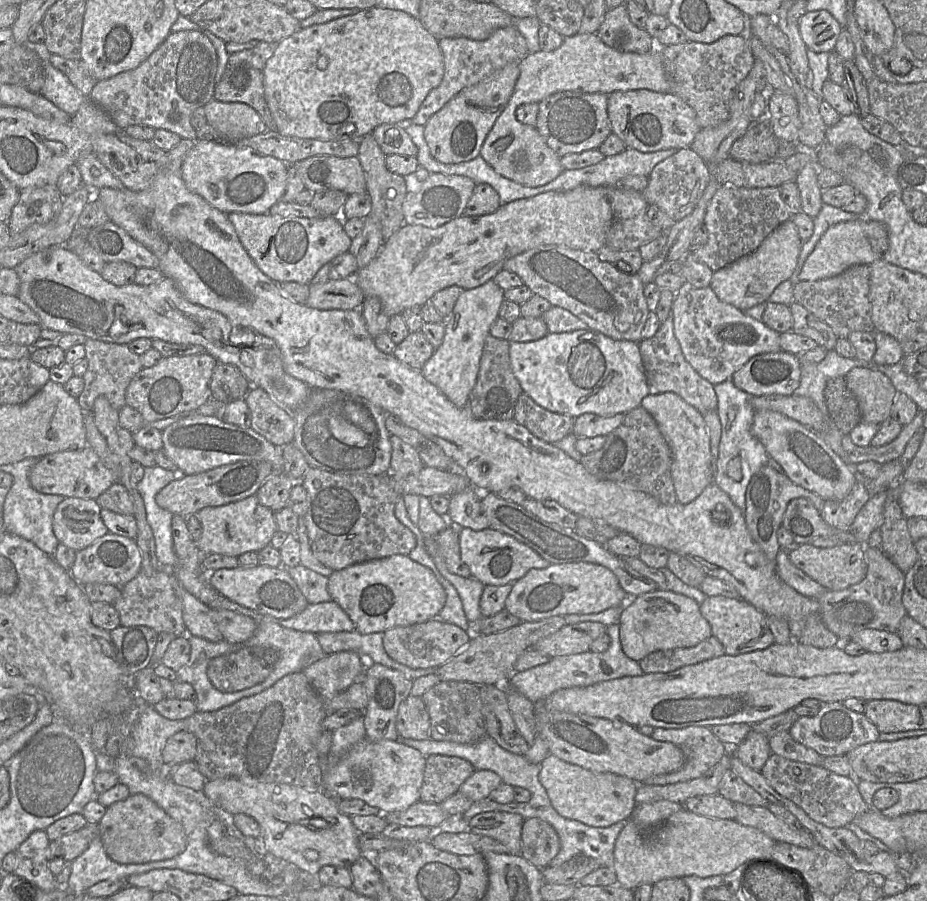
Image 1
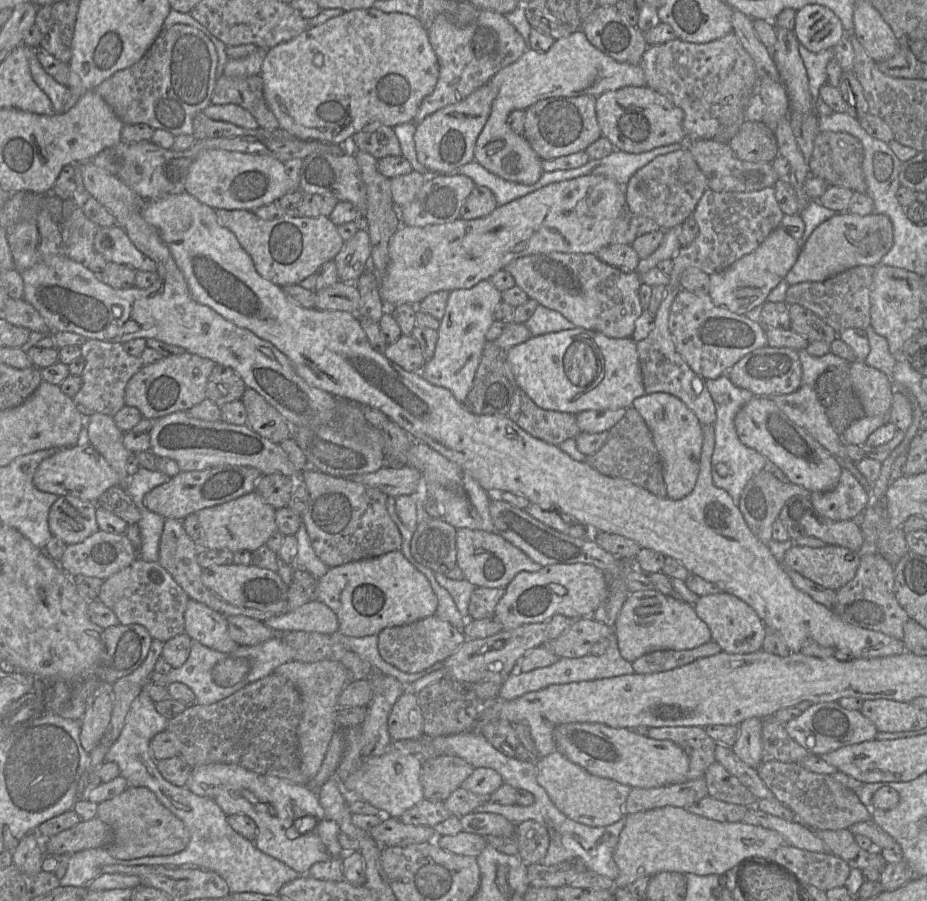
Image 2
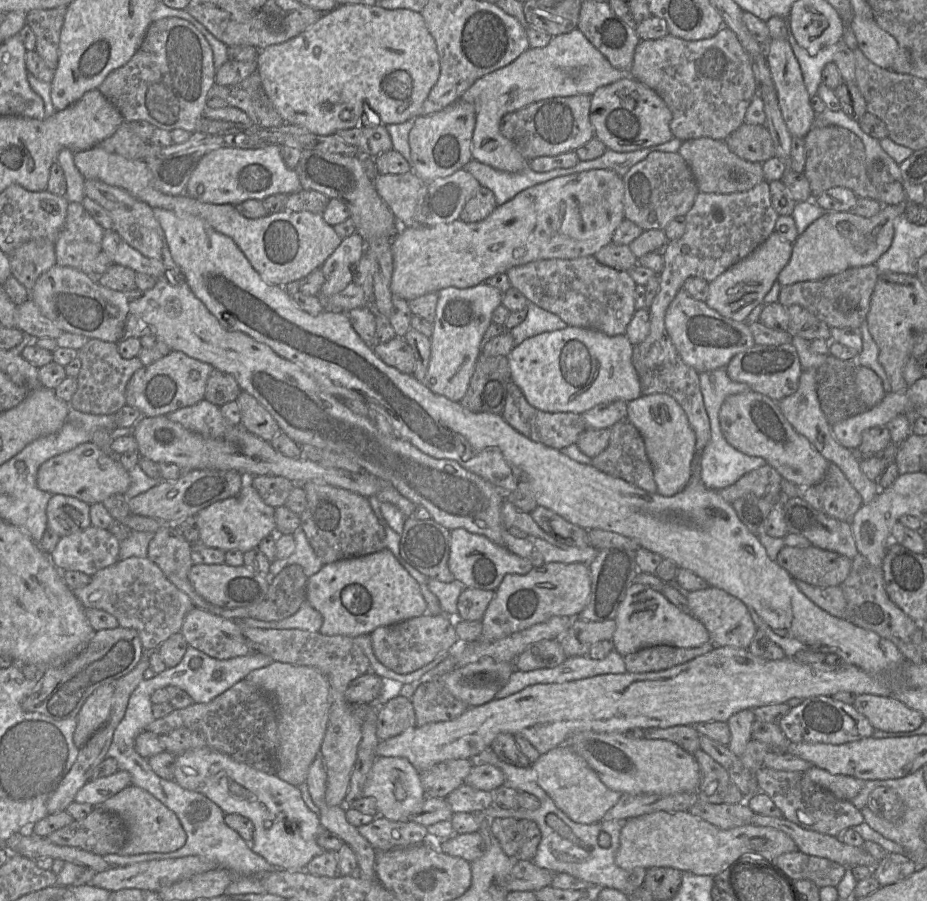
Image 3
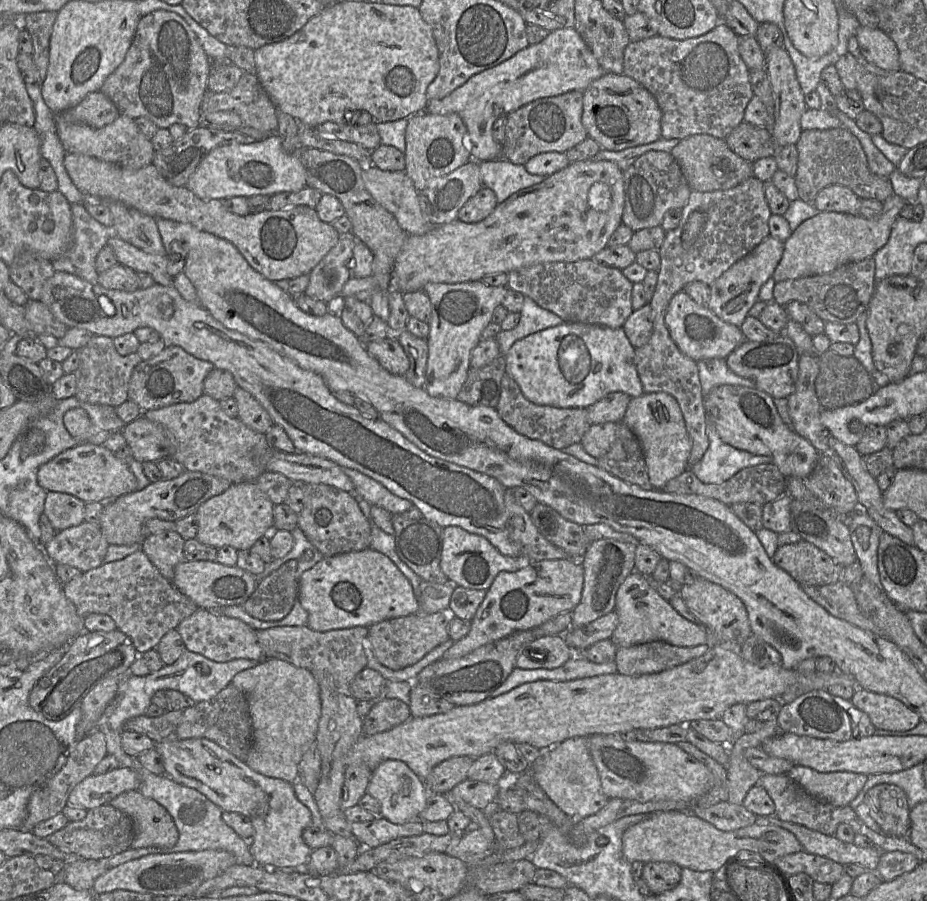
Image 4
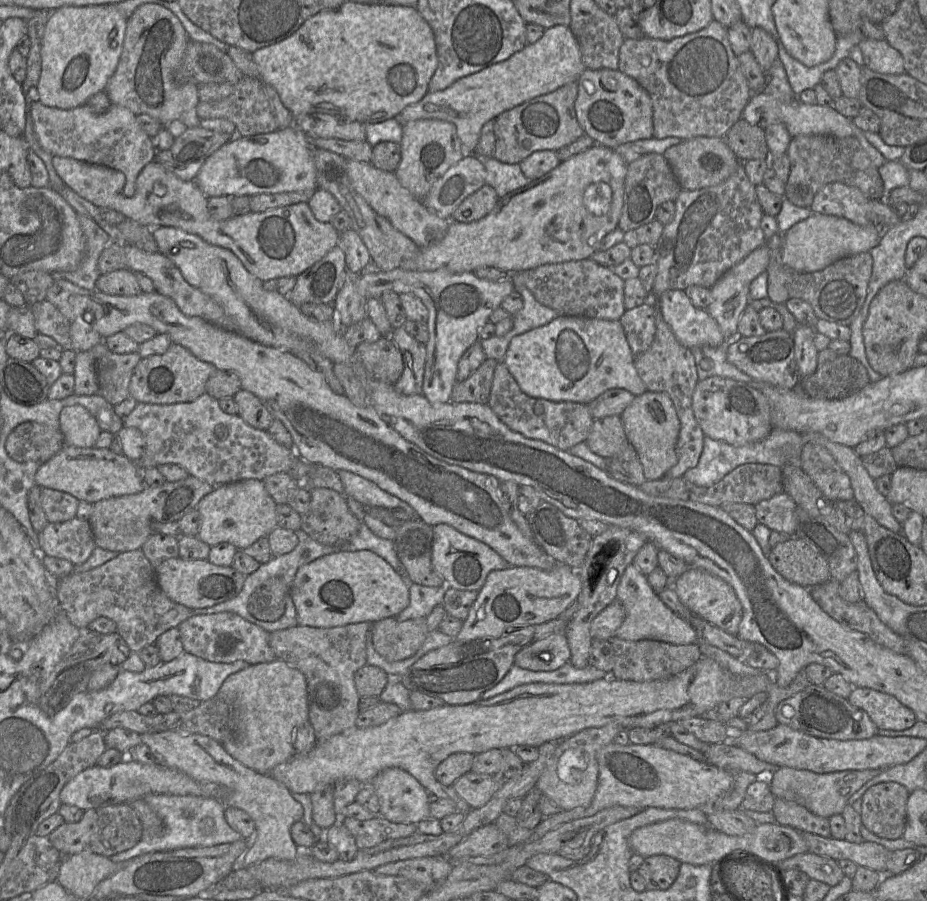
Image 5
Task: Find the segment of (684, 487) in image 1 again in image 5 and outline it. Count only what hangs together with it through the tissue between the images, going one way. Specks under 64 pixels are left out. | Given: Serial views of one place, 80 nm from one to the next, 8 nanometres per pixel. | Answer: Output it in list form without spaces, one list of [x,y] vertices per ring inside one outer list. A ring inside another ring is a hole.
[[[646,390],[632,400],[620,417],[627,439],[638,454],[646,480],[662,479],[678,461],[676,444],[680,421],[669,395]]]

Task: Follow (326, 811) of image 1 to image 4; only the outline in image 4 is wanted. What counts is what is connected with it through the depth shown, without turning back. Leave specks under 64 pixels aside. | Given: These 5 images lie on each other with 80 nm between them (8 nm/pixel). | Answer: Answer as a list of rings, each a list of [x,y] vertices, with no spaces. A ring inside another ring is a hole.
[[[205,738],[156,743],[155,749],[162,758],[166,776],[178,784],[196,789],[223,811],[239,813],[250,818],[254,837],[251,844],[248,841],[248,845],[258,866],[272,869],[303,869],[307,866],[313,850],[303,841],[302,833],[312,825],[312,815],[297,799],[293,784],[255,772],[245,761],[239,760],[223,747]]]

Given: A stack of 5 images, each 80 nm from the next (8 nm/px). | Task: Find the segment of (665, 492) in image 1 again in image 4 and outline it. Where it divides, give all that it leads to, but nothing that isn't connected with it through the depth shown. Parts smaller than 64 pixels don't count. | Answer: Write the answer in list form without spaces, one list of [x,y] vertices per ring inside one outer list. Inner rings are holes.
[[[622,422],[617,423],[616,438],[609,451],[598,459],[598,467],[644,490],[653,490],[643,450],[638,438]]]

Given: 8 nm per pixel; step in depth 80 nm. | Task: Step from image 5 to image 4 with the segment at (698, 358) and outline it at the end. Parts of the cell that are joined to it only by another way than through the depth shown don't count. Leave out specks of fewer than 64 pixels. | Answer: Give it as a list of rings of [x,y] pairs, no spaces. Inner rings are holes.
[[[704,359],[697,361],[696,364],[703,398],[713,388],[720,385],[755,387],[752,380],[741,377],[731,371],[725,359]]]

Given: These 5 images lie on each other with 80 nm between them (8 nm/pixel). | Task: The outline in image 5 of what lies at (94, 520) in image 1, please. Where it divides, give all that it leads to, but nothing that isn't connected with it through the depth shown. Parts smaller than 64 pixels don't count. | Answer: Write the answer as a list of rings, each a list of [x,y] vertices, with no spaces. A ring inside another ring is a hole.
[[[50,488],[41,489],[41,506],[50,523],[60,523],[76,517],[79,502],[69,493]]]

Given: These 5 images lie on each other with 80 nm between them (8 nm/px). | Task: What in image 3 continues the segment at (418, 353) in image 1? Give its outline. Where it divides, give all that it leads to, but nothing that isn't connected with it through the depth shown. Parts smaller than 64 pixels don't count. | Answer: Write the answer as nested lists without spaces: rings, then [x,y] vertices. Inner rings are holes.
[[[402,336],[371,346],[375,354],[387,365],[405,374],[412,374],[415,368],[415,356],[412,348]]]

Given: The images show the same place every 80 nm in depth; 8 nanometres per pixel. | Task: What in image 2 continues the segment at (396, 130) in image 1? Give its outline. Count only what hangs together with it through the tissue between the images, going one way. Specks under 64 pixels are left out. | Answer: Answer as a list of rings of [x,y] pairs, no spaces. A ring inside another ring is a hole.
[[[381,125],[373,131],[359,131],[351,137],[351,152],[355,150],[364,151],[371,154],[377,160],[386,156],[401,156],[399,140],[393,130],[393,127]]]

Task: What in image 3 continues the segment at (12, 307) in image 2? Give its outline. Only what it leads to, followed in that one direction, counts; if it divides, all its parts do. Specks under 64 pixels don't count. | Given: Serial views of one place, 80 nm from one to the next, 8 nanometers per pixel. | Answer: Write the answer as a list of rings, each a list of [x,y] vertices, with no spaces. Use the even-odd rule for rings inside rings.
[[[30,298],[16,306],[15,324],[25,335],[34,338],[57,339],[63,332],[42,314]]]

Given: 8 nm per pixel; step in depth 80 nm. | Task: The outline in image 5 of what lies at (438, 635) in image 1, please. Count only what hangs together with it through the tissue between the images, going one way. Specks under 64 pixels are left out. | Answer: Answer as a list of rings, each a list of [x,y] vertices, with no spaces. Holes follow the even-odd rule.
[[[438,605],[426,617],[405,621],[387,617],[372,623],[373,646],[388,662],[407,659],[419,650],[430,632],[439,629],[446,615],[444,606]]]

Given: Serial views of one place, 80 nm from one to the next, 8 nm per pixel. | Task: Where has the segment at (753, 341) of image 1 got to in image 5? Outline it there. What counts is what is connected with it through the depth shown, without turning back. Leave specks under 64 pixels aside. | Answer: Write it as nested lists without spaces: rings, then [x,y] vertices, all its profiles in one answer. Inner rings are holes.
[[[668,290],[661,294],[657,309],[678,342],[688,349],[726,343],[717,322],[705,309],[694,307],[685,290]]]

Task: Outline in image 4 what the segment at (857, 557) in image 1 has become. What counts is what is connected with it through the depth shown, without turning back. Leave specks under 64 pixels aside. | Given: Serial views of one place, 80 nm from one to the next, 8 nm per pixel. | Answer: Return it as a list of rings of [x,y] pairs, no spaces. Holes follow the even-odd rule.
[[[804,540],[778,546],[772,561],[800,585],[834,584],[840,581],[844,570],[829,555]]]

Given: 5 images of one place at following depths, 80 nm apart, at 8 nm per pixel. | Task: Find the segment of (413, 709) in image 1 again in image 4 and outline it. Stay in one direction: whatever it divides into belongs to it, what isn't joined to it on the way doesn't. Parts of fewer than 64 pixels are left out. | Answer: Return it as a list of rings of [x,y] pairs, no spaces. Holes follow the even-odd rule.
[[[380,698],[363,718],[363,732],[374,735],[389,731],[412,717],[409,705],[398,699]]]

